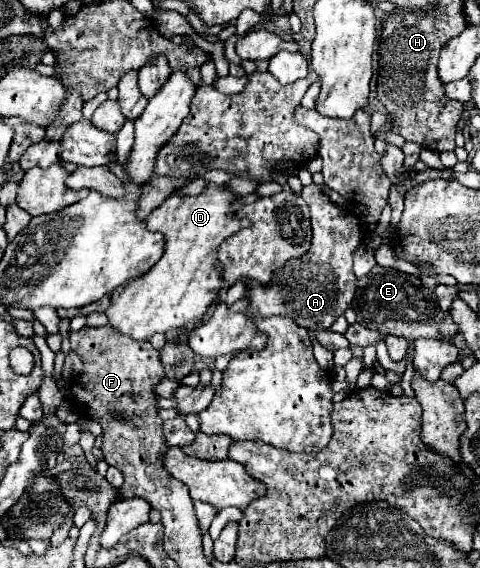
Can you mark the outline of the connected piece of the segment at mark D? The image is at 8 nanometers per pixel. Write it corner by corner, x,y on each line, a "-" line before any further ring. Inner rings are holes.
209,184
199,196
171,194
149,214
145,226
165,236
165,254
145,276
131,280
131,284
123,288
115,288
111,294
111,304
105,314
115,332
135,340
151,340
155,332
177,330
193,322
197,326
203,320
207,306
223,284
217,269
219,246
249,224
249,220
233,218
233,198
235,196
223,186

